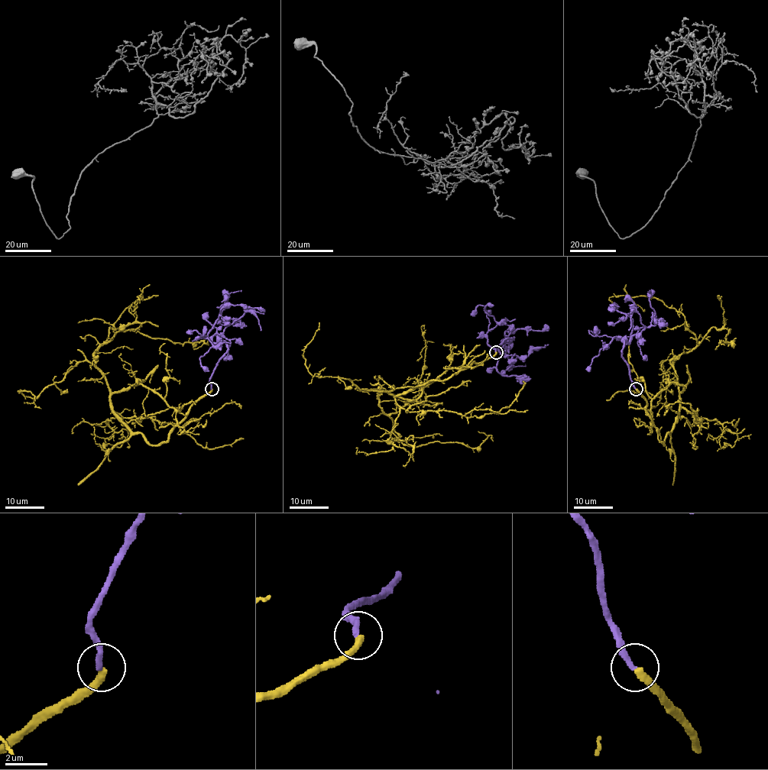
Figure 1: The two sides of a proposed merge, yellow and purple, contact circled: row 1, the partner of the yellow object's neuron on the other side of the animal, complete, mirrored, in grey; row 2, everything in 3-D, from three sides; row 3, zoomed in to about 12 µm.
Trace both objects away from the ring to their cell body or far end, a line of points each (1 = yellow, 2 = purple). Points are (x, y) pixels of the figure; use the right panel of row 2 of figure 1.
1: (636, 389), (652, 422), (651, 400), (683, 388), (669, 361), (711, 328), (730, 330), (715, 349)
2: (636, 389), (622, 356), (622, 346), (624, 341), (628, 342), (633, 321), (613, 305), (614, 307), (611, 311)

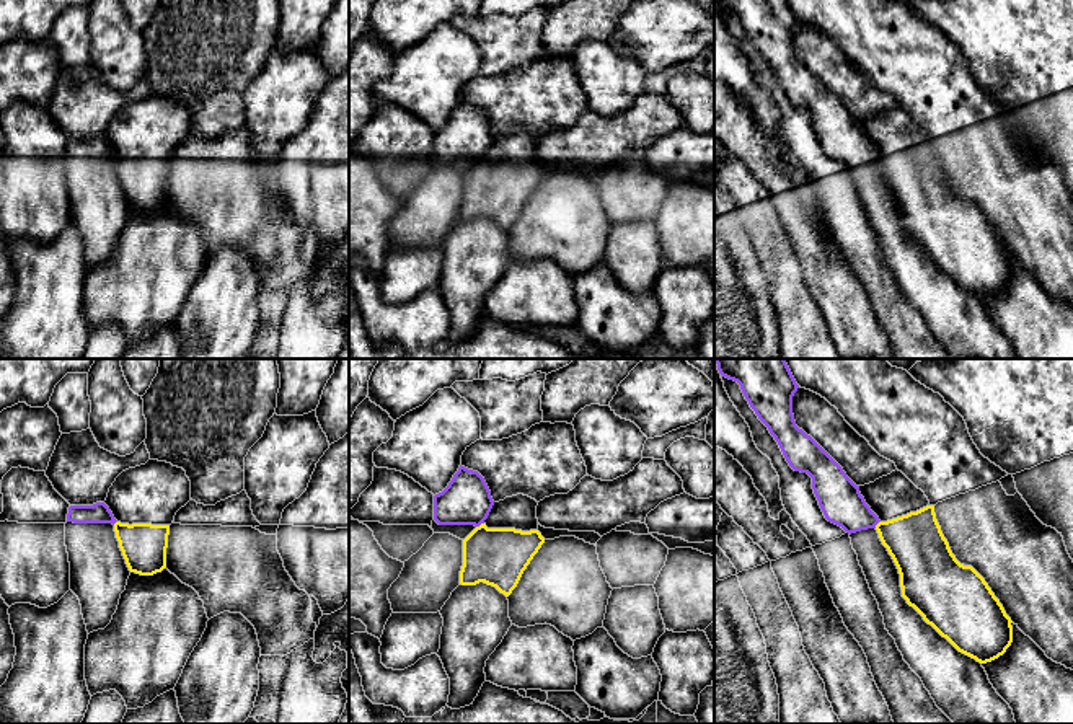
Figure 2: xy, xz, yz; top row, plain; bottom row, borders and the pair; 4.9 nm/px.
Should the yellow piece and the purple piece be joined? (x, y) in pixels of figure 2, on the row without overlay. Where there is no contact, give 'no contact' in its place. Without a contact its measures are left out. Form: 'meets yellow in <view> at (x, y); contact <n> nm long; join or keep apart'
meets yellow in xz at (481, 158); contact 50 nm long; keep apart

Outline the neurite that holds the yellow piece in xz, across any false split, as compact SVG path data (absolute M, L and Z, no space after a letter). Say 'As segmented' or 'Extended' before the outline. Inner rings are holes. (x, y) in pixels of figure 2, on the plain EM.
Extended. M523 129L494 137L488 153L463 174L461 220L484 217L506 232L512 228L523 205L545 178L538 166L536 140L535 134Z

